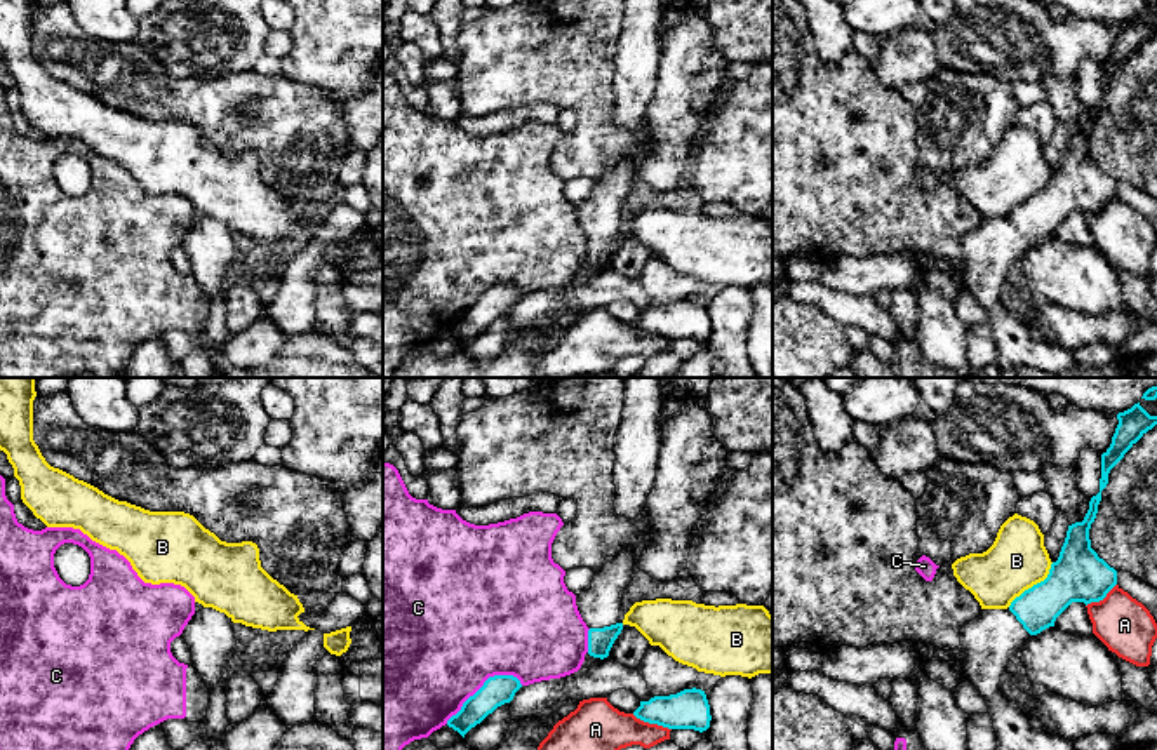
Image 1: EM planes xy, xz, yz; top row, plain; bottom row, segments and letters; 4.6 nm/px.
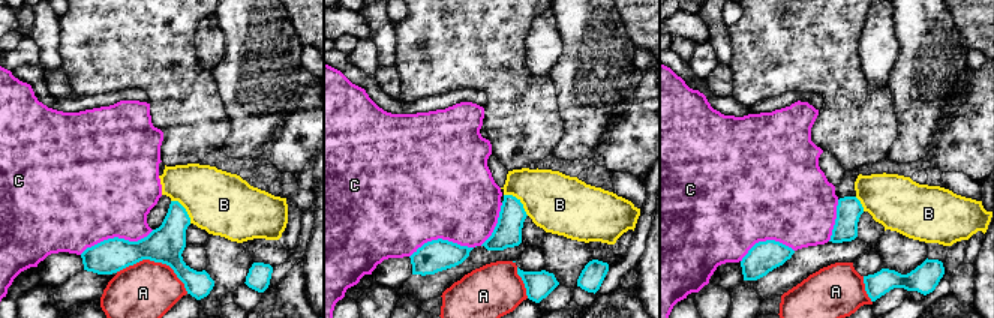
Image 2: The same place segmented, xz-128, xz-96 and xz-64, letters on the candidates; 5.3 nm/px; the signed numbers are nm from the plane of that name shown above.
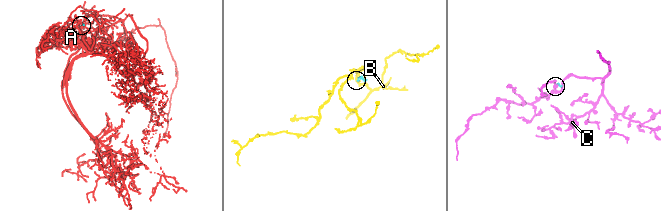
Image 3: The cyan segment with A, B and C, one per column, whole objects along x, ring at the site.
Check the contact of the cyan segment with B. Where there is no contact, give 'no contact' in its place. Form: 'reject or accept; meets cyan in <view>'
reject; meets cyan in yz

